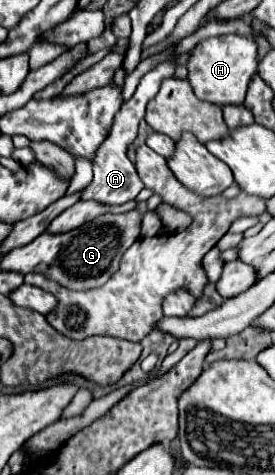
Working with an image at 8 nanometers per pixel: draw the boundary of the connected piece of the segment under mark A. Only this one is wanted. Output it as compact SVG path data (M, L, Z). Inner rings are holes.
M166 62L166 64L158 64L156 68L152 68L148 74L144 74L140 78L140 84L134 92L134 96L130 100L124 102L122 110L118 112L116 120L114 120L114 126L112 126L112 132L110 136L104 140L104 144L98 148L96 152L96 158L92 162L92 170L94 170L94 178L92 182L80 192L80 200L96 200L100 204L108 204L108 206L114 206L114 204L124 204L124 202L130 202L138 196L138 192L144 188L144 182L140 180L134 164L128 160L126 152L128 152L128 146L134 142L134 138L138 136L138 122L144 118L144 110L146 110L146 104L150 98L156 96L158 92L158 86L164 78L170 78L172 76L172 68L174 64Z

